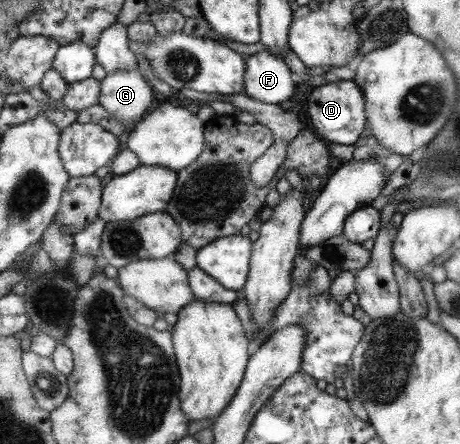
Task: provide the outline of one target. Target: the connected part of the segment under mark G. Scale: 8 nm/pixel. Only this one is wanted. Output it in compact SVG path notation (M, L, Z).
M138 68L118 70L99 80L97 104L106 110L108 116L114 116L124 126L141 120L154 100L152 88L138 71Z

